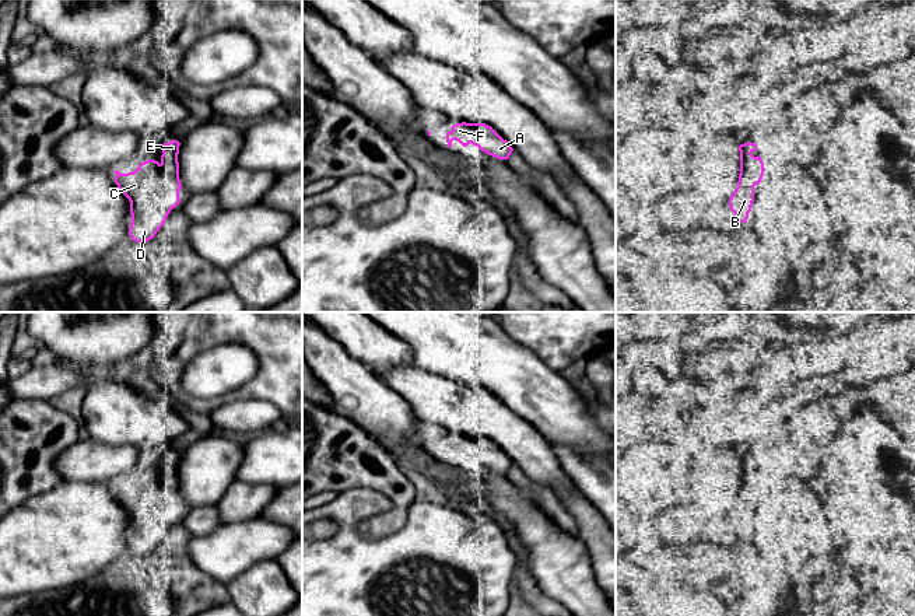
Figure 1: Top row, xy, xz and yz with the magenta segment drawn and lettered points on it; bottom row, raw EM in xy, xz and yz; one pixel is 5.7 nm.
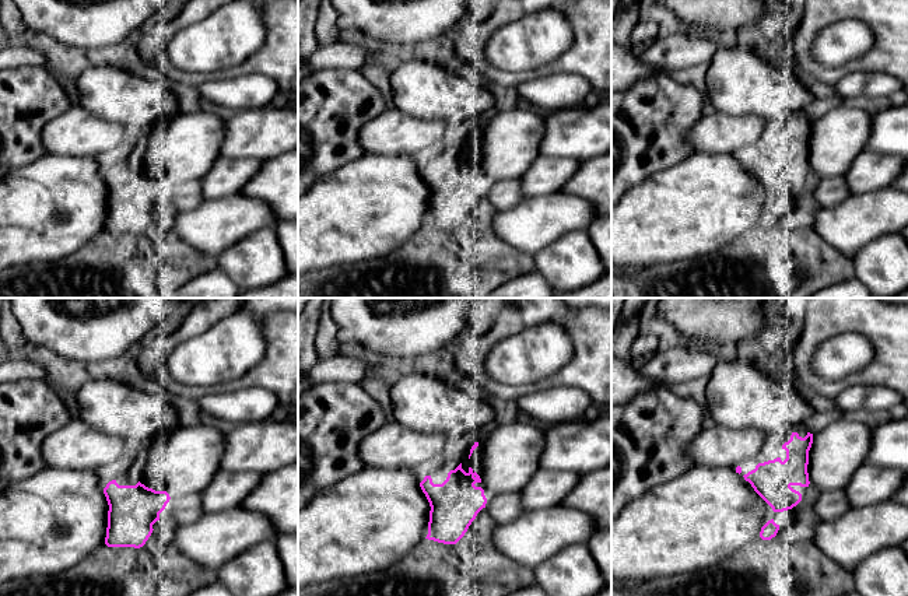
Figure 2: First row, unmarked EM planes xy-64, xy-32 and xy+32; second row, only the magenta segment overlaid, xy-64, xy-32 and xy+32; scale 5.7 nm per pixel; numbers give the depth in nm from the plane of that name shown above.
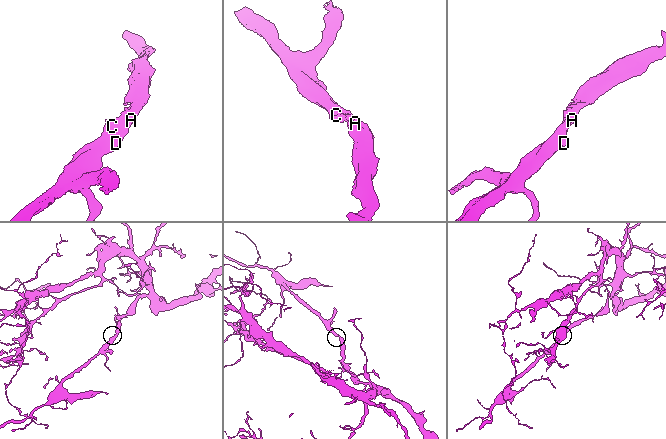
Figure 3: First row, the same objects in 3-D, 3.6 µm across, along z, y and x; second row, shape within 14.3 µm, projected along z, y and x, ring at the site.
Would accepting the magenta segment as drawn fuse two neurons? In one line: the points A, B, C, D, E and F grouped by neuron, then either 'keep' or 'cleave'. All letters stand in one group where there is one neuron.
A B C D E F | keep

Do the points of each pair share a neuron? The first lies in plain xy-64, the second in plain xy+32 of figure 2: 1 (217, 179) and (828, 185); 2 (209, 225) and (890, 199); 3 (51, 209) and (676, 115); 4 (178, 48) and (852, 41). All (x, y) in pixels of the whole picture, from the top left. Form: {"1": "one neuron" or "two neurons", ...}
{"1": "two neurons", "2": "one neuron", "3": "two neurons", "4": "one neuron"}

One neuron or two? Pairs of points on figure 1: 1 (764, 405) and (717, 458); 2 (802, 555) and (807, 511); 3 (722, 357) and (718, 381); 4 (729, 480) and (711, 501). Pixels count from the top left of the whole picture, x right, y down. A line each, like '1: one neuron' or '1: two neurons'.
1: two neurons
2: one neuron
3: one neuron
4: one neuron

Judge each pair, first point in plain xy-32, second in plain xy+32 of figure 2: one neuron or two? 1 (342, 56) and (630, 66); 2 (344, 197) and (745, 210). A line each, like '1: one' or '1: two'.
1: two
2: one

